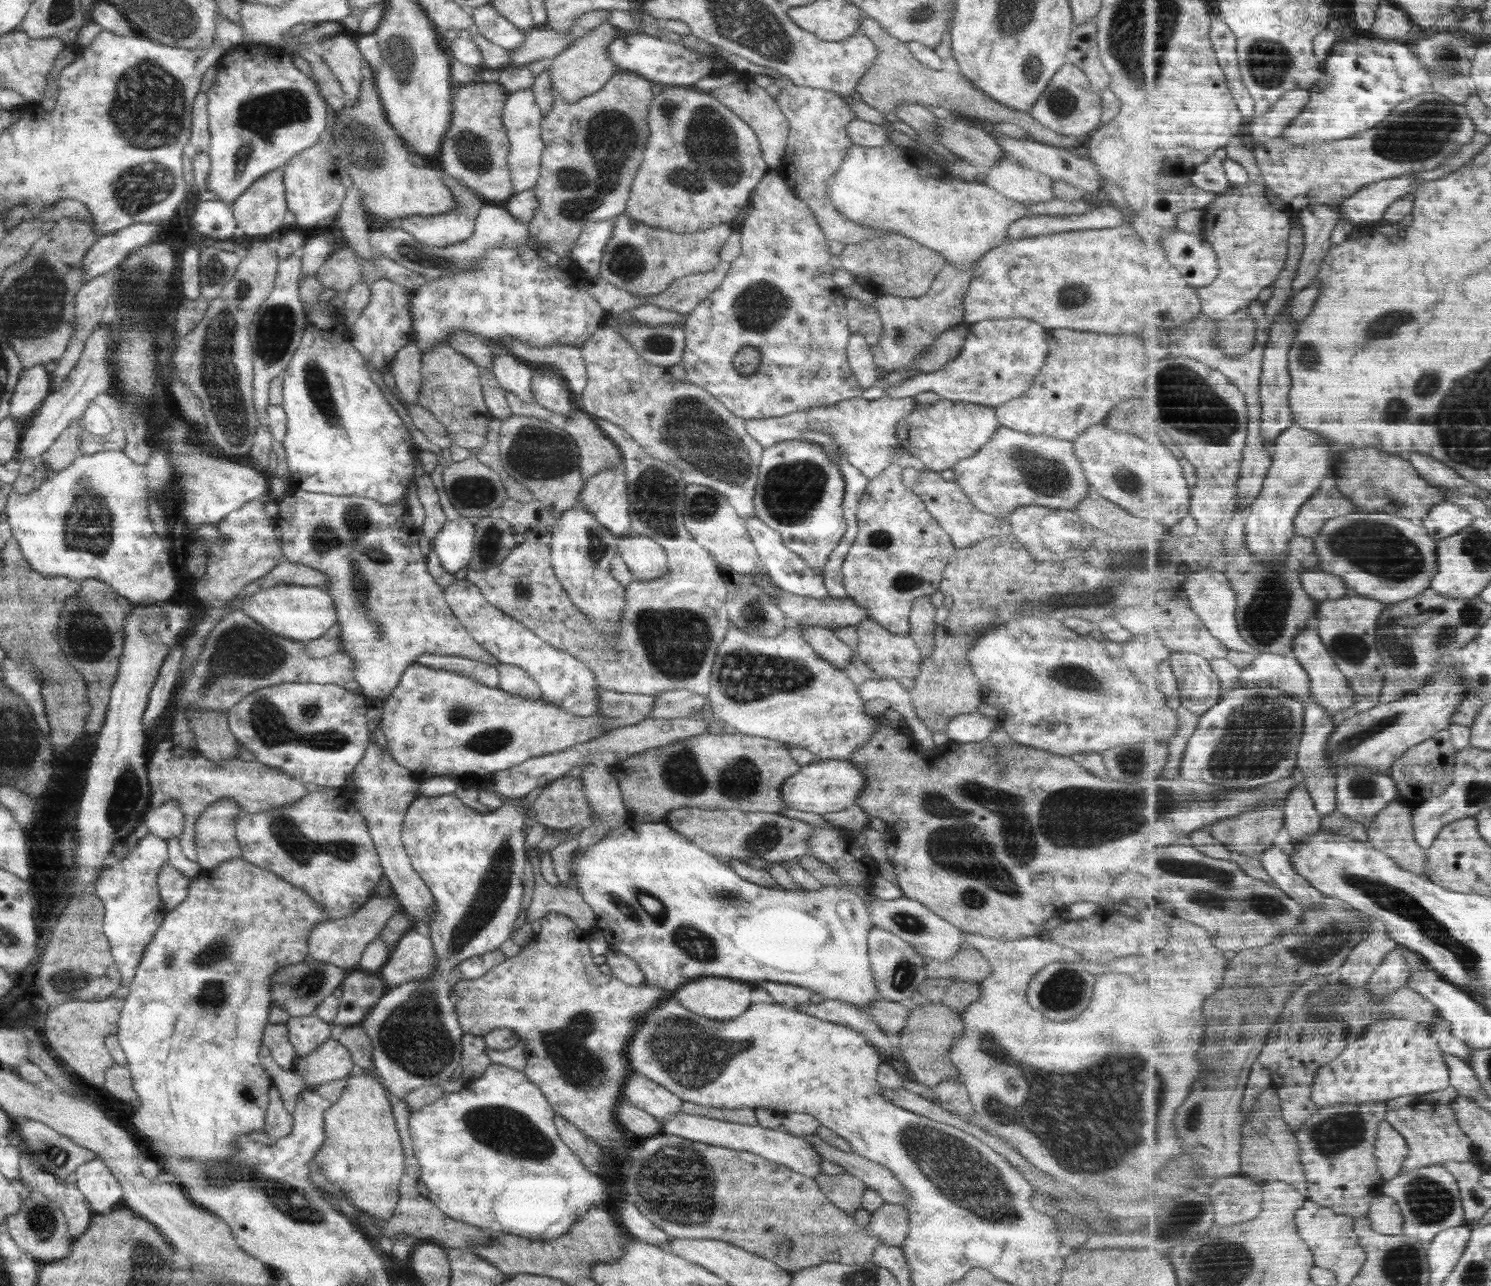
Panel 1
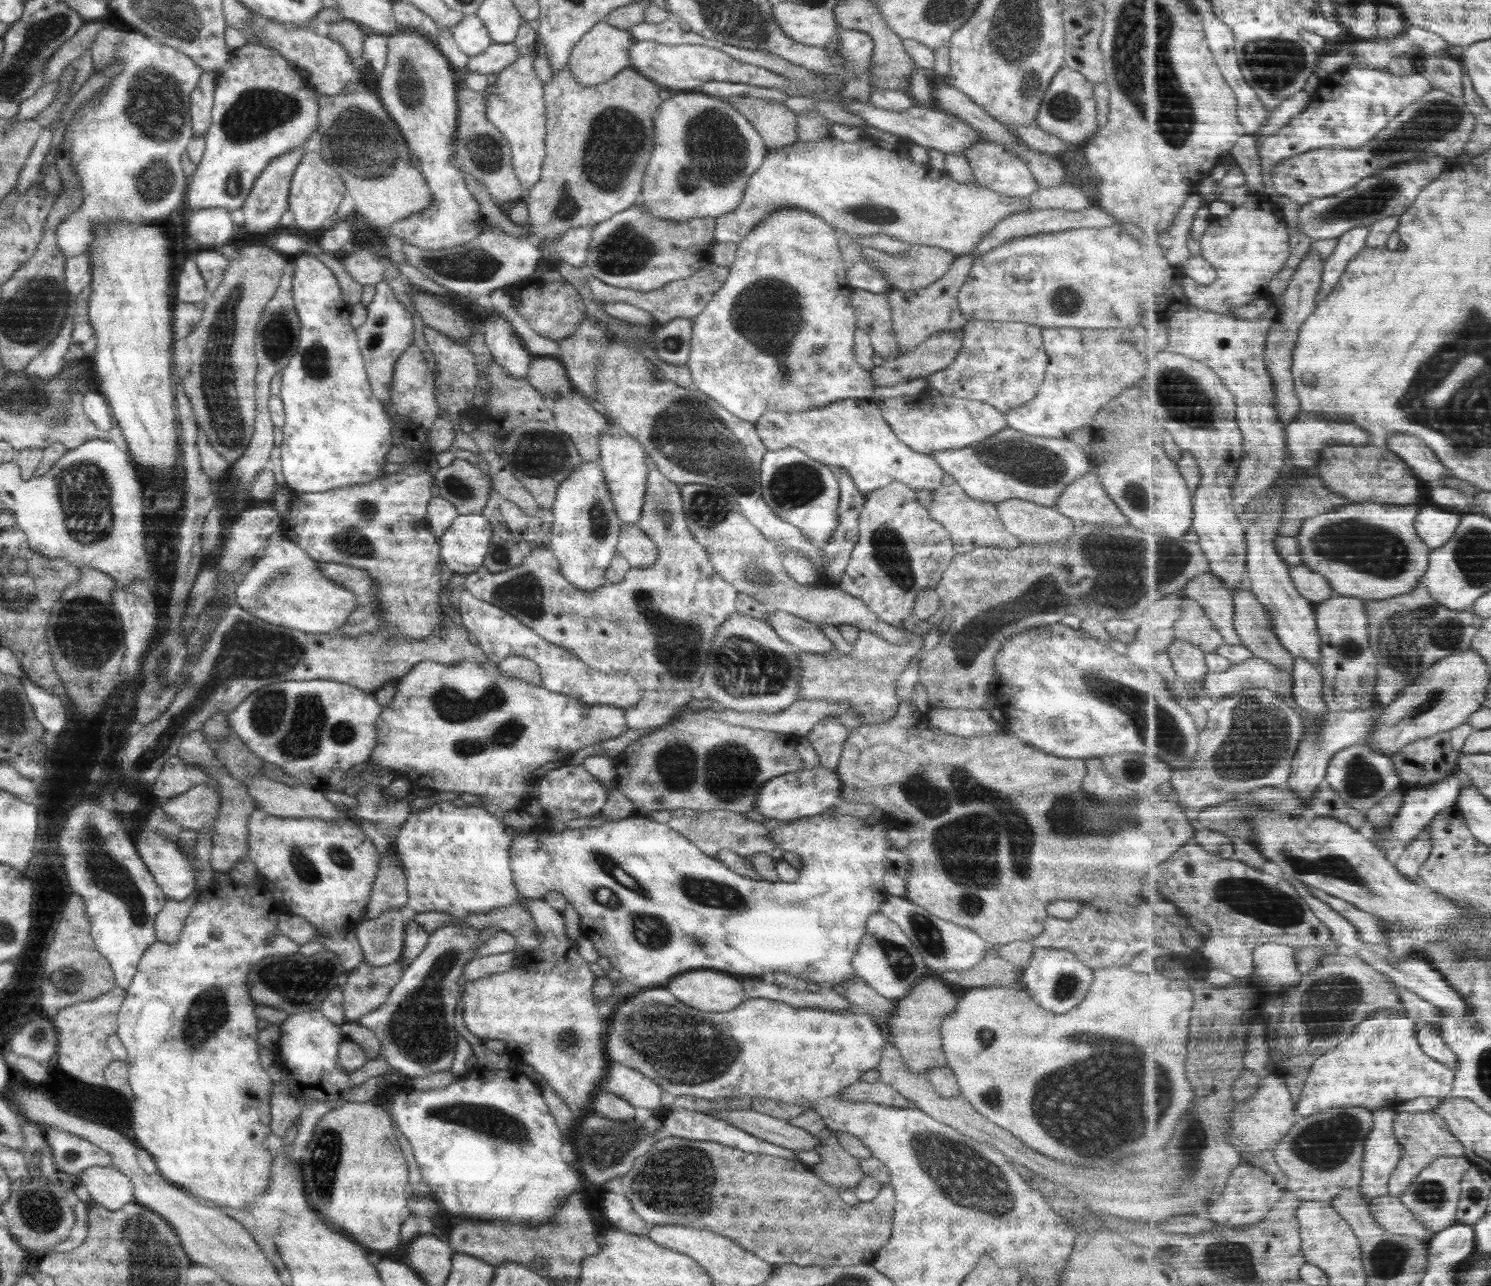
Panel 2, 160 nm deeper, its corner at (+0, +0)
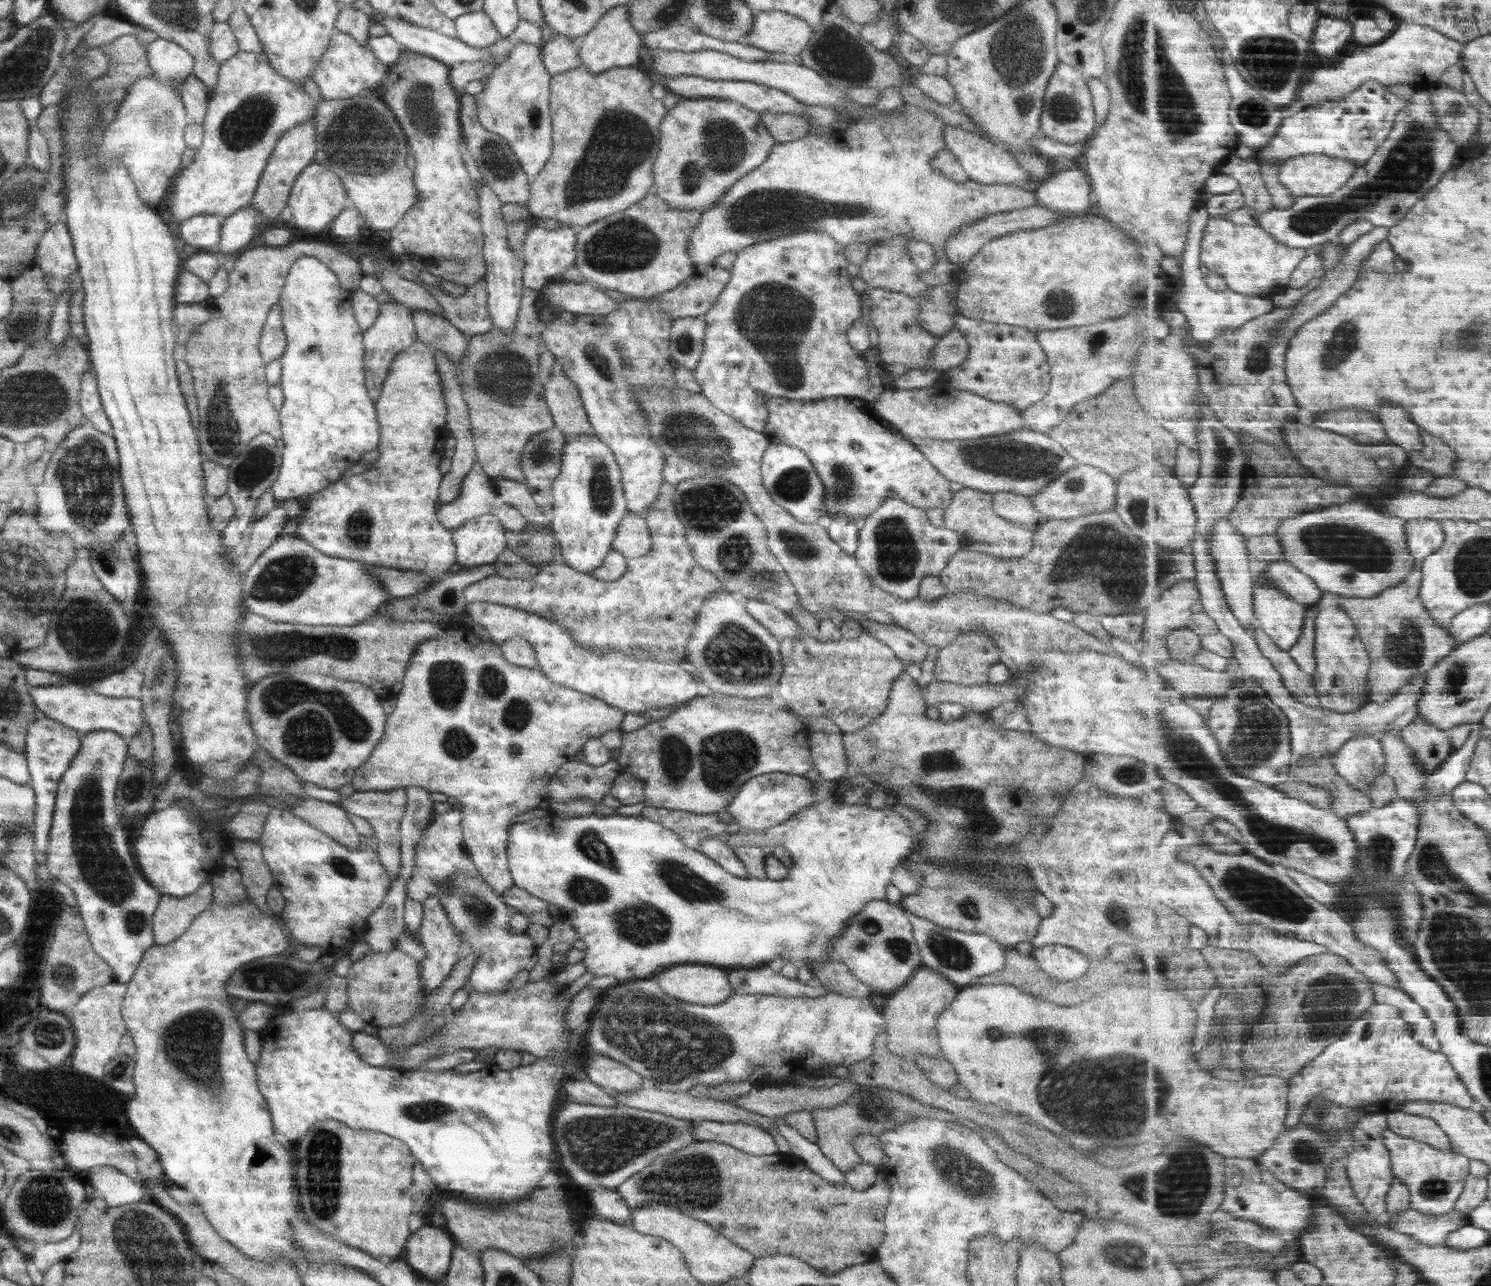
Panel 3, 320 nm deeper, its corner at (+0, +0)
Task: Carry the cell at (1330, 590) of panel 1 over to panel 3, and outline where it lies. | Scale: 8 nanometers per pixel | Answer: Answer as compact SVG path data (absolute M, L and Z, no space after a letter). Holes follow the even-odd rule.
M1289 561L1255 562L1252 572L1266 573L1277 588L1287 592L1292 599L1313 607L1324 598L1325 590L1322 590L1314 578L1306 575Z

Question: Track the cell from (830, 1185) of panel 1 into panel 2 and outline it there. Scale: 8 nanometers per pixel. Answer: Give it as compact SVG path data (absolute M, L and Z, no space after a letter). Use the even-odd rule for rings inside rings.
M826 1129L818 1135L824 1146L818 1148L820 1161L811 1167L811 1171L829 1184L838 1194L846 1189L855 1189L855 1186L865 1175L858 1164L846 1150L838 1144L835 1131Z

